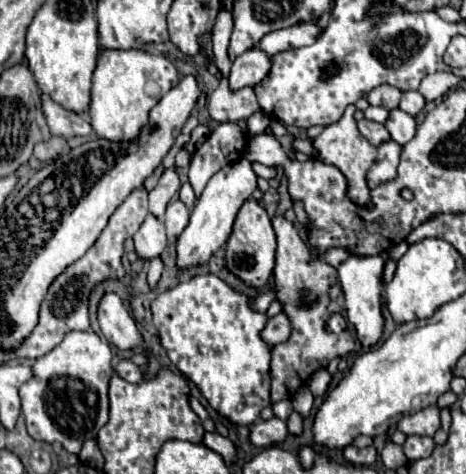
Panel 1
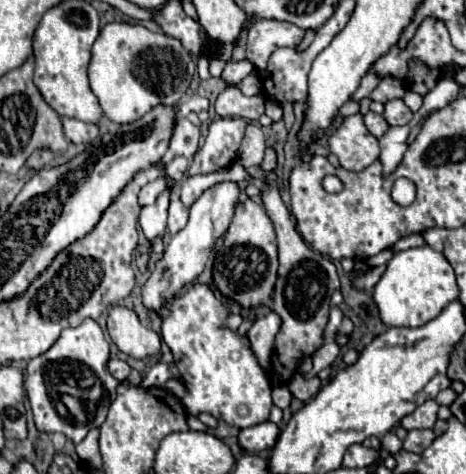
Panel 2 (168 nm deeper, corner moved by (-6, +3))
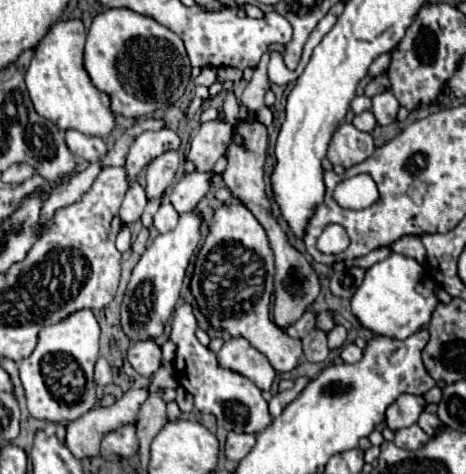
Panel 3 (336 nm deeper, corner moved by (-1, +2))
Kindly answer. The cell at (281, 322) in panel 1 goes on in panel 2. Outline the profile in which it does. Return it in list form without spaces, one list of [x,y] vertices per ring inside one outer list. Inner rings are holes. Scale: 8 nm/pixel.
[[[269,312],[267,316],[259,318],[251,330],[247,332],[249,340],[251,340],[251,348],[255,352],[255,356],[259,358],[261,366],[269,372],[271,370],[271,362],[269,362],[269,356],[271,356],[271,350],[273,350],[273,342],[275,342],[275,334],[279,332],[279,326],[281,326],[281,318],[275,314],[275,312]]]

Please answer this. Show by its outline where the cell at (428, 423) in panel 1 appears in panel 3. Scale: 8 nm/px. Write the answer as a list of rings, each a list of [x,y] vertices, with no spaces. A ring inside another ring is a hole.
[[[400,395],[388,409],[386,409],[386,427],[398,431],[402,427],[410,427],[418,421],[420,413],[424,411],[424,399],[416,395]]]

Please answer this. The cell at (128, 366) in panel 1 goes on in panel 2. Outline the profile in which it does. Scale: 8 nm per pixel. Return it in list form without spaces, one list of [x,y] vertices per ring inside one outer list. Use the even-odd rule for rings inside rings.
[[[111,360],[111,362],[109,362],[109,372],[111,372],[119,382],[123,382],[123,380],[131,374],[131,366],[129,366],[127,362],[123,362],[123,360]]]

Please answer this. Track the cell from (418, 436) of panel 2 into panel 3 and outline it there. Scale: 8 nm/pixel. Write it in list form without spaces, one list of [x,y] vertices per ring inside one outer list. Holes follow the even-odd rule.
[[[410,425],[410,427],[404,427],[404,429],[396,431],[394,445],[402,447],[402,449],[408,449],[408,451],[414,451],[418,447],[424,447],[428,443],[428,439],[430,437],[418,425]]]

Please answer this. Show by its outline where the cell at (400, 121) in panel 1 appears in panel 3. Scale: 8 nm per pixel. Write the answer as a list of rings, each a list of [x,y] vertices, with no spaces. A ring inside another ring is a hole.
[[[384,91],[382,95],[372,97],[372,113],[374,113],[378,125],[382,125],[382,127],[396,121],[398,109],[400,109],[400,105],[390,91]]]

